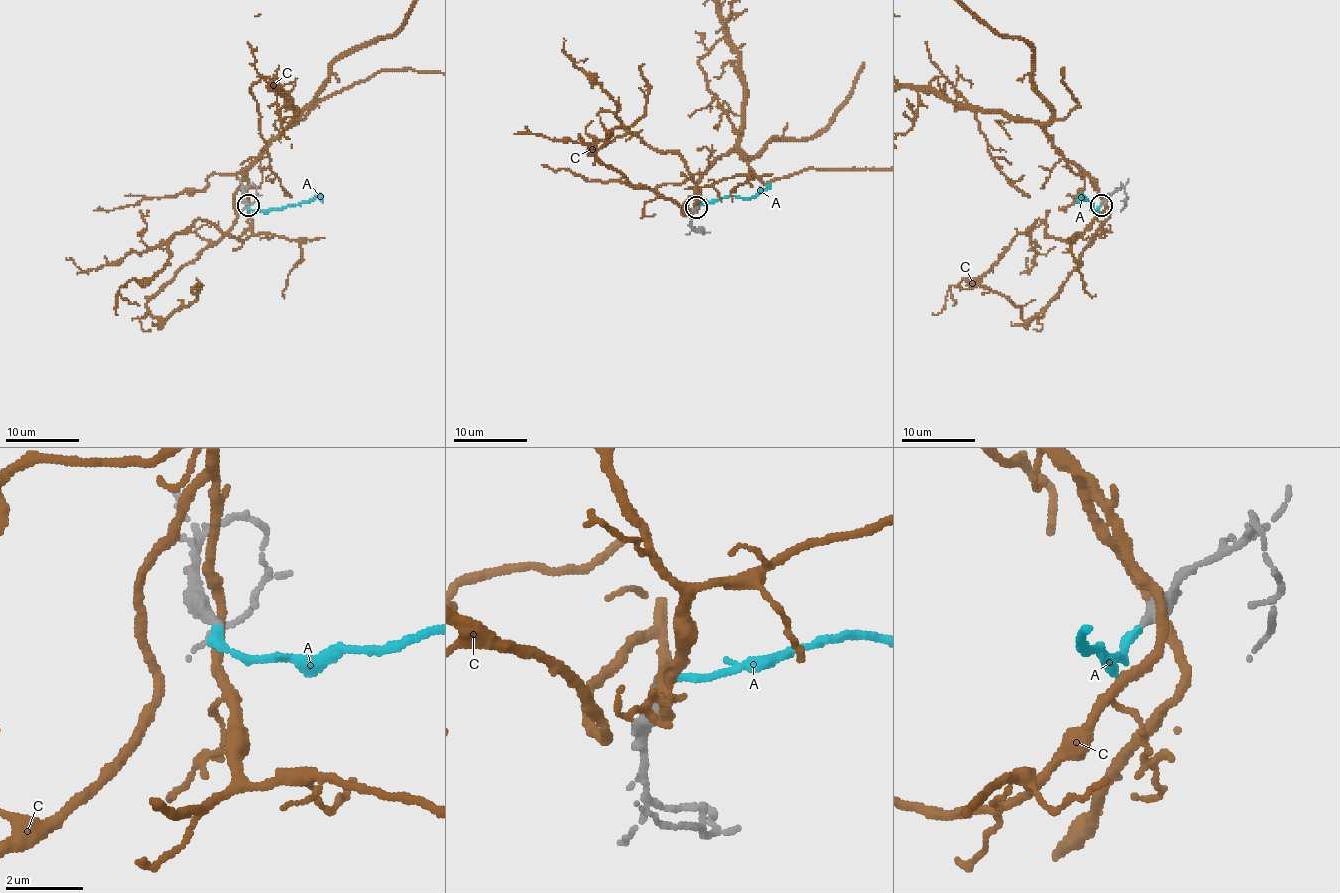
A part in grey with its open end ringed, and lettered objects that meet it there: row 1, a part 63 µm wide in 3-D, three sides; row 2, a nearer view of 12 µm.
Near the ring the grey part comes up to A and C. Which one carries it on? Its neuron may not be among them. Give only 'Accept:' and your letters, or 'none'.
Accept: A

